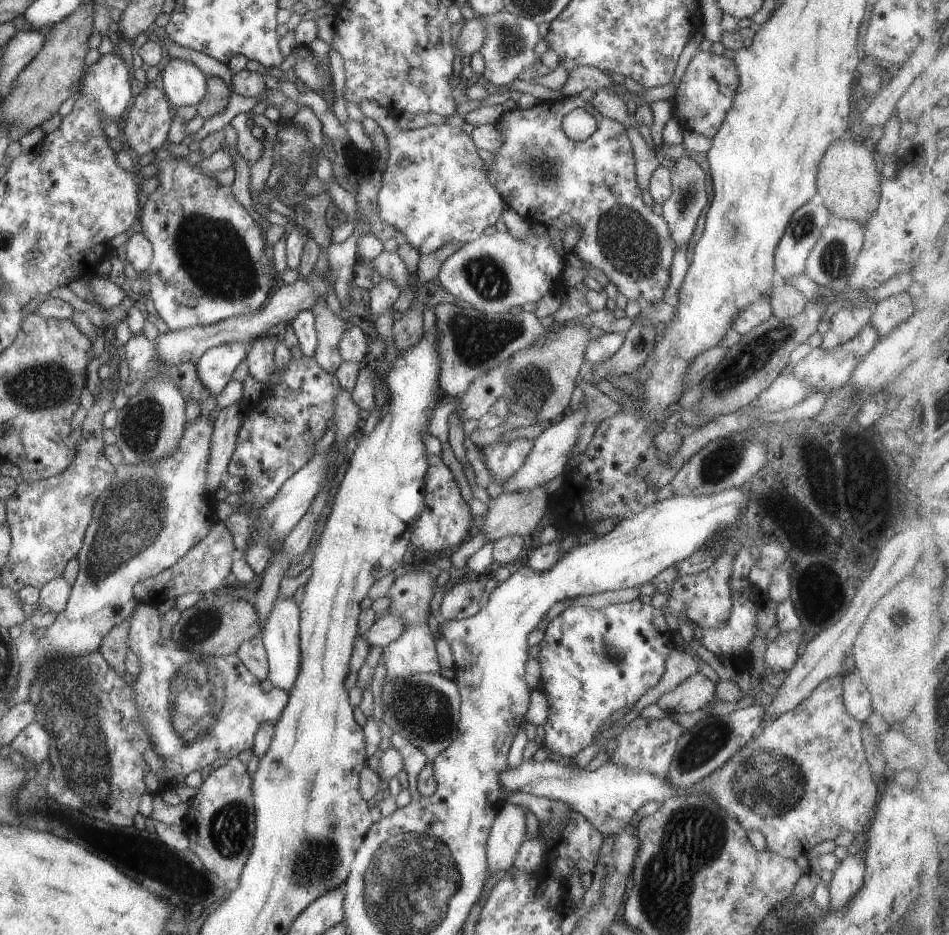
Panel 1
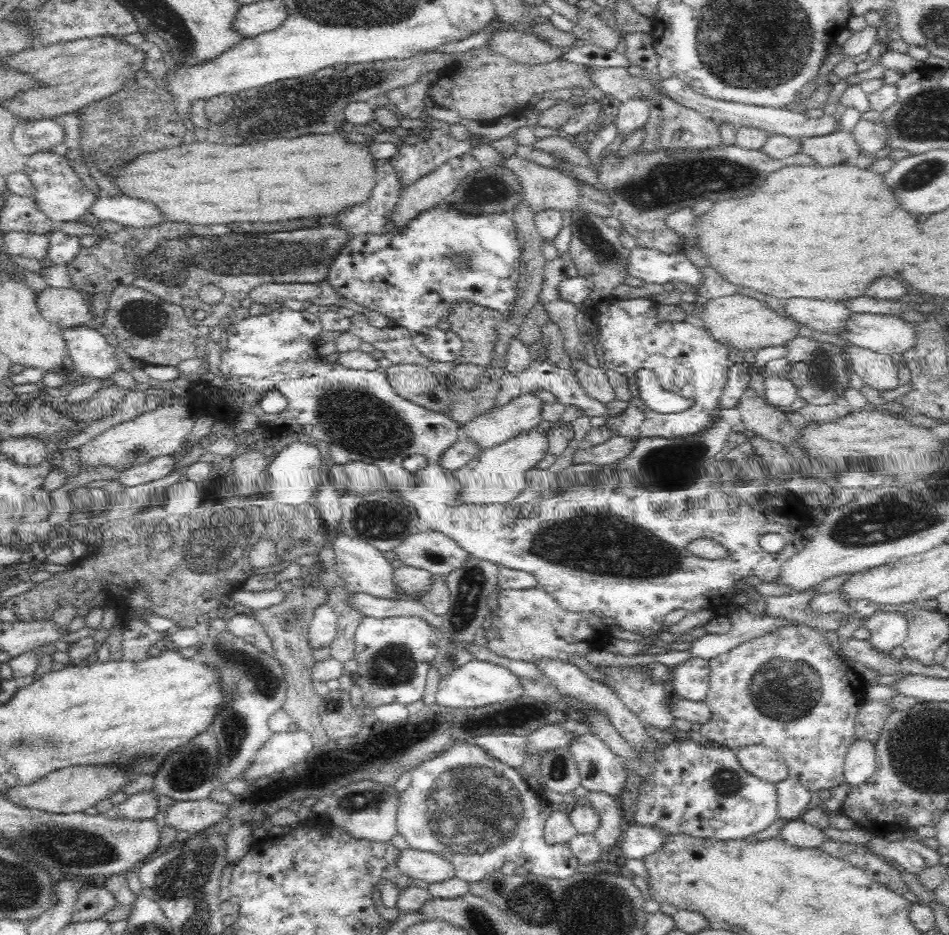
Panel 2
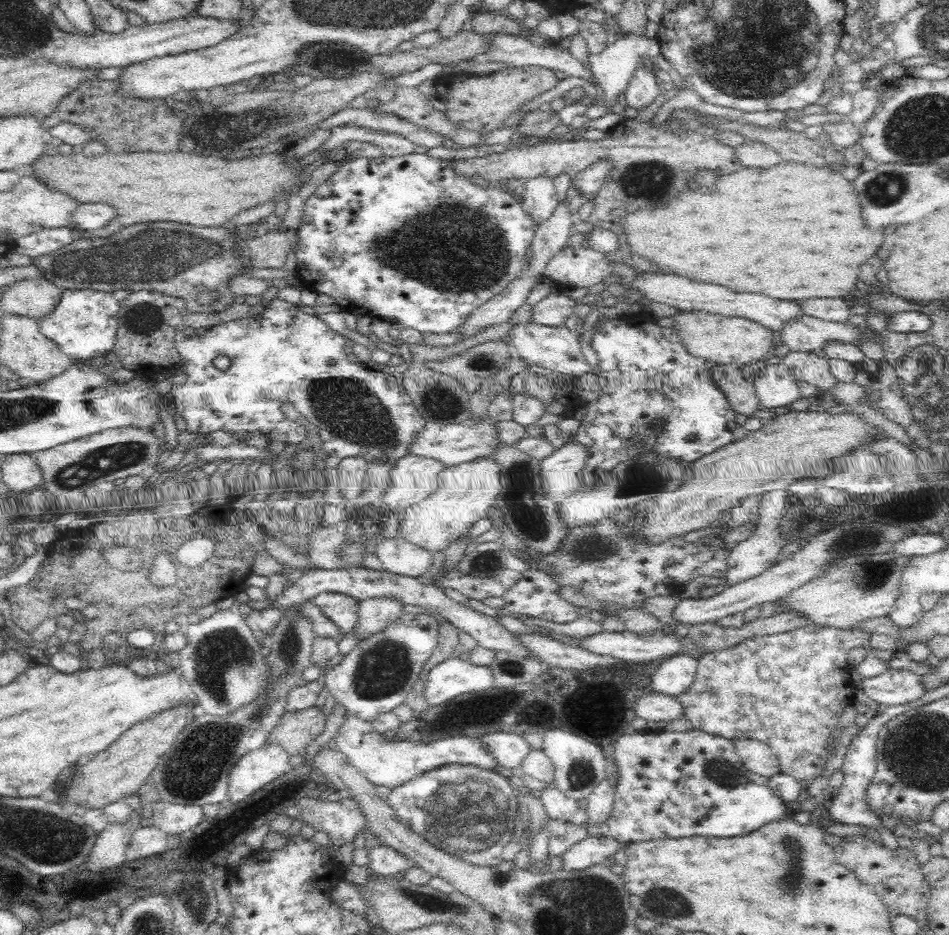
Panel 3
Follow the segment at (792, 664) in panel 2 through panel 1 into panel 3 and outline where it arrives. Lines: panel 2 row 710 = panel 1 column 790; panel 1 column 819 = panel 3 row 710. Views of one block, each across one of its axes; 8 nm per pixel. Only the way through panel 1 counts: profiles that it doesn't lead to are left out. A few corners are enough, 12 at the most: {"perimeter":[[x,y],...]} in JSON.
{"perimeter":[[809,623],[697,659],[692,728],[807,789],[872,634]]}

